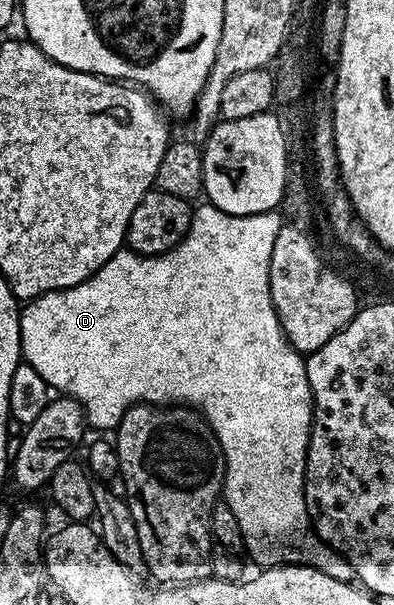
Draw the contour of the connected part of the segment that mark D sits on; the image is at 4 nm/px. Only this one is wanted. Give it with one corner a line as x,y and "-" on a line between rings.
199,203
193,209
190,229
186,231
185,238
170,251
161,252
159,256
141,256
139,252
119,250
84,282
71,288
61,288
59,292
45,292
43,296
37,296
29,301
21,309
18,317
22,360
30,364
32,370
36,370
36,374
40,374
40,378
44,378
44,382
55,393
75,400
86,415
87,425
91,429
99,428
102,431
99,433
102,434
106,434
109,428
110,431
117,429
126,411
136,404
193,408
210,425
214,437
218,439
218,445
222,447
222,457
226,459
224,500
229,504
232,514
236,514
245,547
248,552
250,548
251,554
259,560
259,565
309,564
311,568
318,568
337,580
353,581
355,574
348,561
337,552
333,552
327,544
323,544
314,535
306,514
306,495
302,493
302,479
306,477
306,447
310,437
310,415
314,413
314,406
310,398
303,353
297,352
282,332
269,292
269,262
272,259
272,246
275,245
276,234
280,233
284,226
283,213
275,210
237,216
220,210
217,203
201,204

